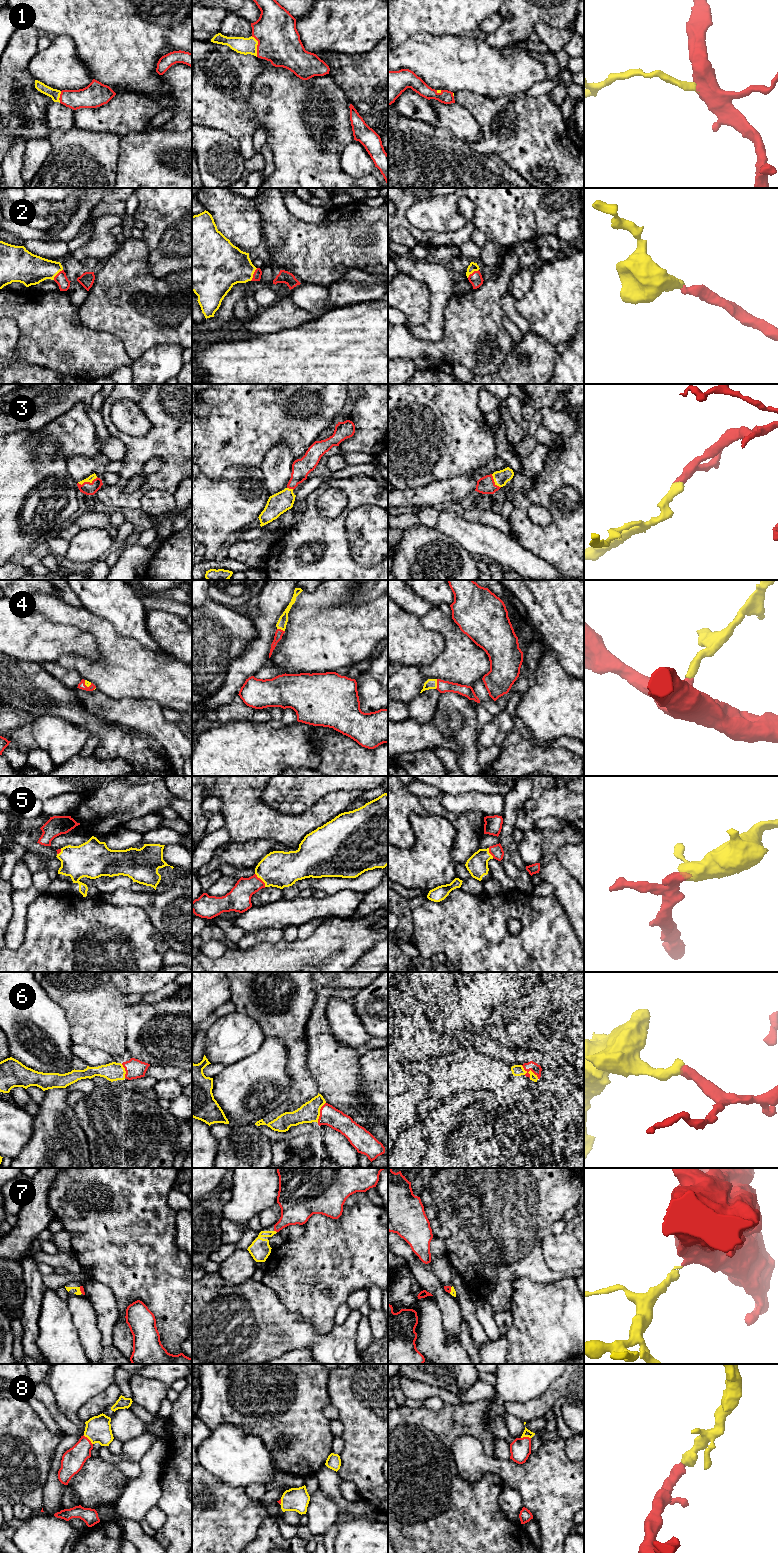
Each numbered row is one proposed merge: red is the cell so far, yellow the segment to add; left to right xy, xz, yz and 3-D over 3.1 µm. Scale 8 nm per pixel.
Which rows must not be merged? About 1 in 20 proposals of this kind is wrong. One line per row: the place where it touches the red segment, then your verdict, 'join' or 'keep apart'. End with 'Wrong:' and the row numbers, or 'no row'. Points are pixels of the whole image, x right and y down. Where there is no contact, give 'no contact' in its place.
1: xz (257, 46) | join
2: xz (253, 274) | join
3: xy (87, 482) | join
4: yz (437, 684) | join
5: xz (261, 880) | join
6: yz (529, 1070) | join
7: xz (275, 1230) | join
8: xy (88, 1439) | join
Wrong: no row

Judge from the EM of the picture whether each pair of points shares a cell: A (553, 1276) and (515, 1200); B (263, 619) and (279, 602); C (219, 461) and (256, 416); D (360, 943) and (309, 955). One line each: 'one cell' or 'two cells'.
A: one cell
B: one cell
C: one cell
D: one cell

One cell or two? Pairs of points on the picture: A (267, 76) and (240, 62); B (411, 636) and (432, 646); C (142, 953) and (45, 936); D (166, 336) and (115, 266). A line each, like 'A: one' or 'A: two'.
A: two
B: one
C: one
D: one

